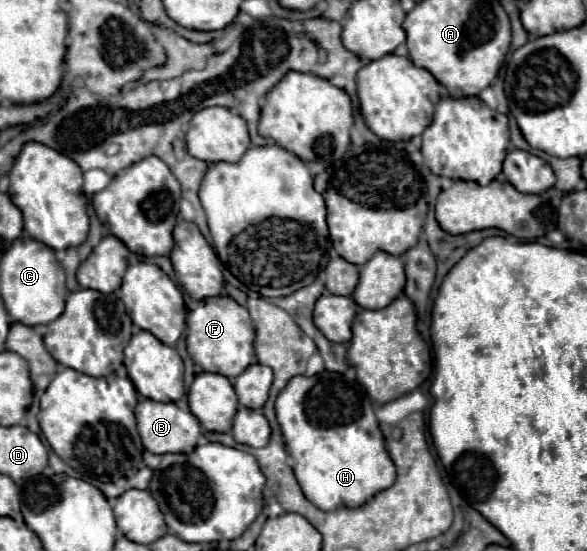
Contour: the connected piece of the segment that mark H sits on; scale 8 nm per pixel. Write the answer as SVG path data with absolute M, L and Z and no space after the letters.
M321 372L319 376L295 376L279 392L275 400L275 414L287 452L291 454L291 464L295 478L305 494L305 498L321 510L333 510L341 504L357 506L371 500L377 492L389 488L395 480L393 462L385 450L385 440L379 430L371 400L367 392L357 382L347 382L343 374Z

